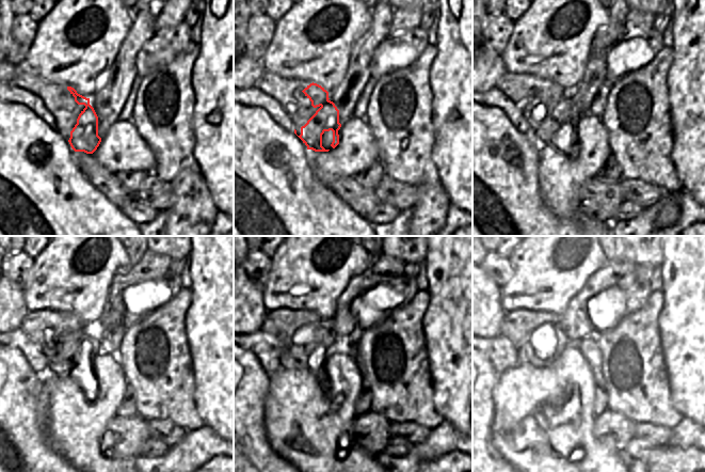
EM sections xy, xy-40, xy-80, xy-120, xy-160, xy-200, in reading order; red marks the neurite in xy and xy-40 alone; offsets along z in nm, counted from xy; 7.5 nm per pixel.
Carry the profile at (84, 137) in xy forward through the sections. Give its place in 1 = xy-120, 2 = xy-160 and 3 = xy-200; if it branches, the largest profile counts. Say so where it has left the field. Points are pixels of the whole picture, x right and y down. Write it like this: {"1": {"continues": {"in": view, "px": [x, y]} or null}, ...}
{"1": {"continues": {"in": "xy-120", "px": [59, 351]}}, "2": {"continues": {"in": "xy-160", "px": [292, 356]}}, "3": {"continues": {"in": "xy-200", "px": [526, 352]}}}

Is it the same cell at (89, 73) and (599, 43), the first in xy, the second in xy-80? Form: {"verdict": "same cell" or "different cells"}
{"verdict": "different cells"}

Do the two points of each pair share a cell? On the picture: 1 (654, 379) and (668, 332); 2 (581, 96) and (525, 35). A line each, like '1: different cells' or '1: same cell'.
1: different cells
2: different cells

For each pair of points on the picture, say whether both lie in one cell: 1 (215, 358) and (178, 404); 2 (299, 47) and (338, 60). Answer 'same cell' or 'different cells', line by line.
1: different cells
2: same cell

